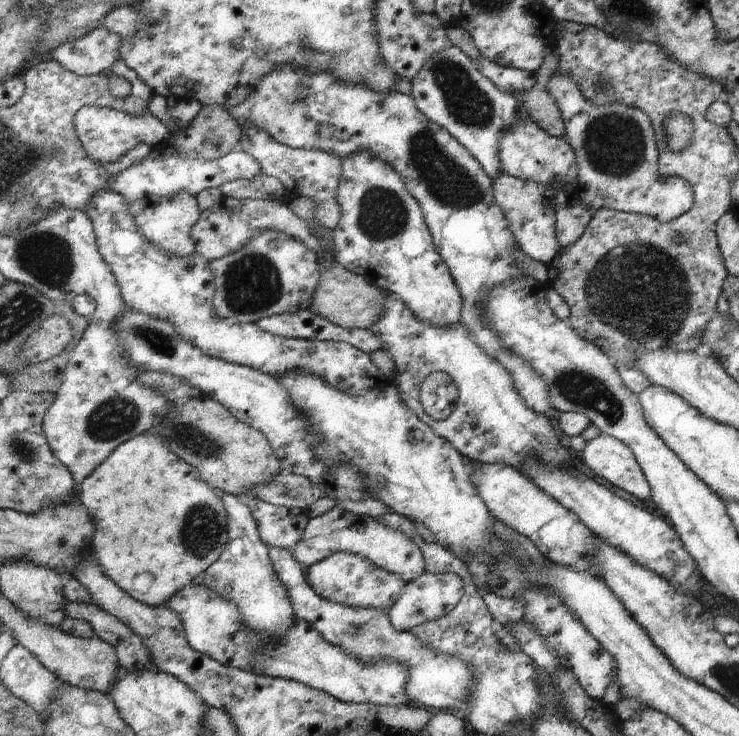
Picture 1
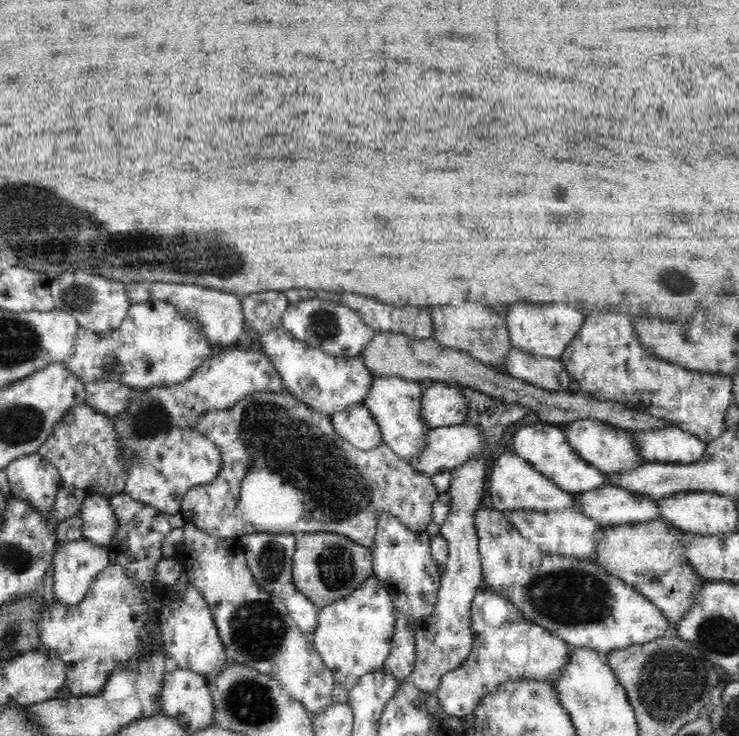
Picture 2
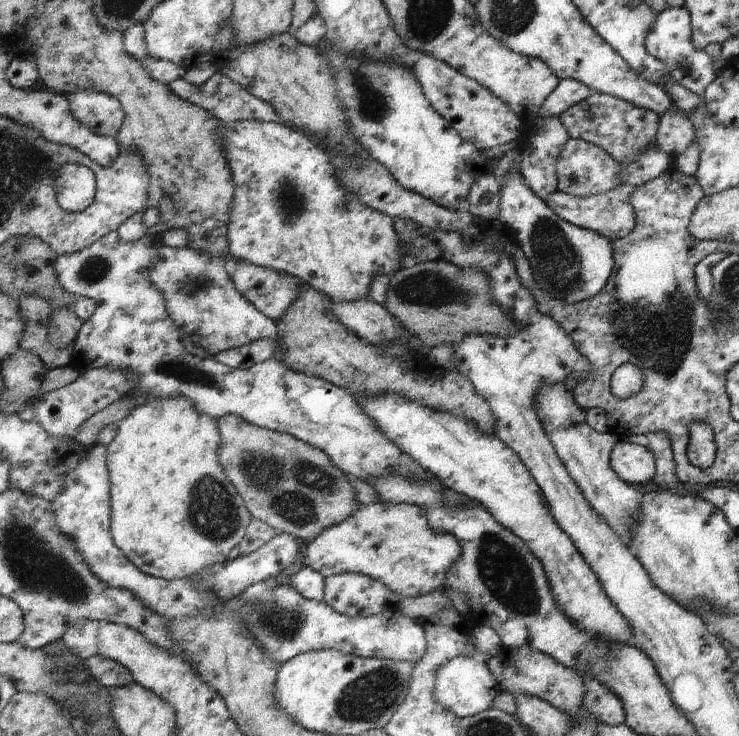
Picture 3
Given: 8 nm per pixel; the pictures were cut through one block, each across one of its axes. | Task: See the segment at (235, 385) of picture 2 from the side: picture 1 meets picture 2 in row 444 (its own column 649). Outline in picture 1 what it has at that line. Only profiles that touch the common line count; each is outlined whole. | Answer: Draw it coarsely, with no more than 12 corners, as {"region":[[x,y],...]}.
{"region":[[546,84],[575,155],[575,197],[666,223],[691,187],[657,170],[641,110]]}

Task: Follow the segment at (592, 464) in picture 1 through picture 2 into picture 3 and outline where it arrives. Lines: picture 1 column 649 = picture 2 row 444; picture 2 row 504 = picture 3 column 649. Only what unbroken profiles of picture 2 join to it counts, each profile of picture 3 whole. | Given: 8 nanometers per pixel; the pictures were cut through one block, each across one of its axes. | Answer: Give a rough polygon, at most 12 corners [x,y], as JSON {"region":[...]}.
{"region":[[618,439],[610,467],[623,482],[645,489],[654,458],[645,447]]}

